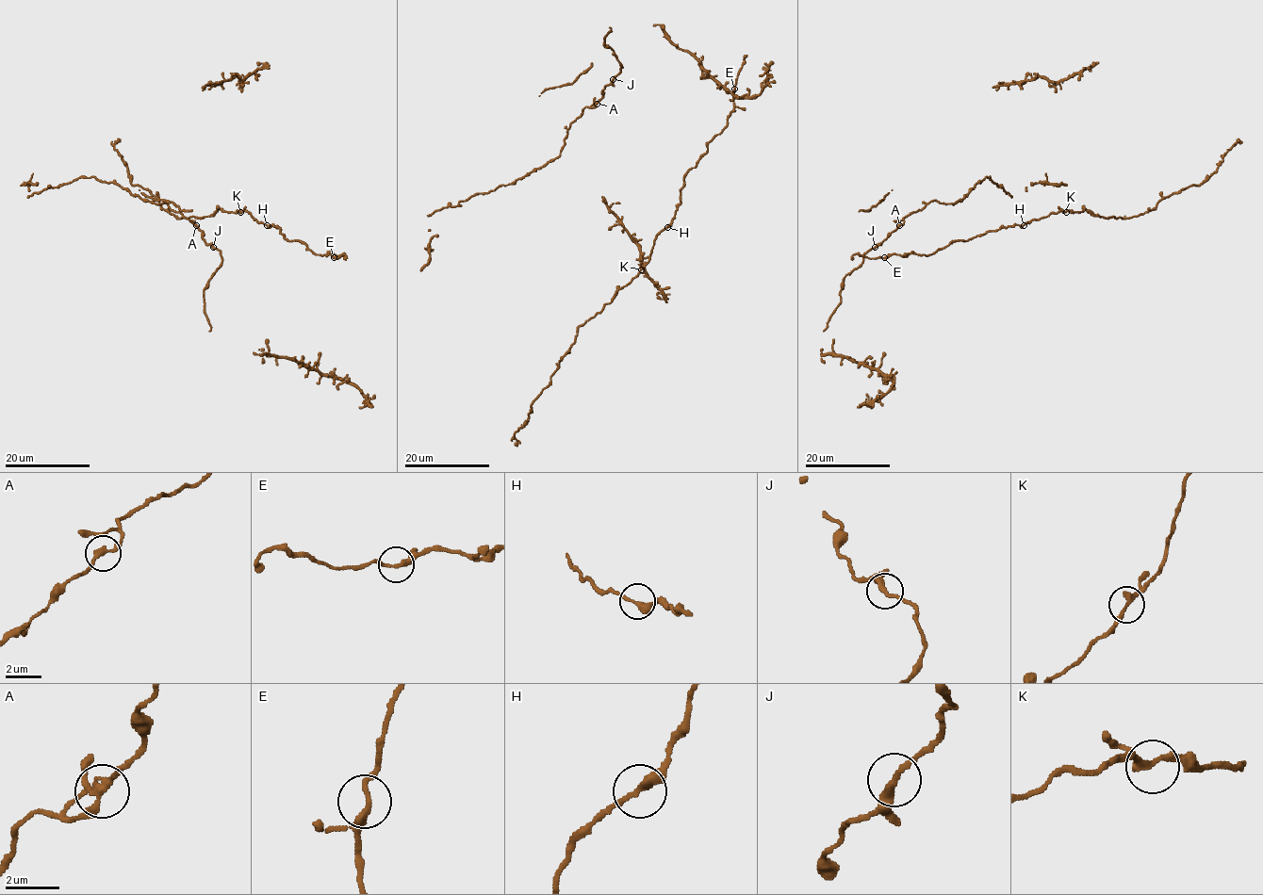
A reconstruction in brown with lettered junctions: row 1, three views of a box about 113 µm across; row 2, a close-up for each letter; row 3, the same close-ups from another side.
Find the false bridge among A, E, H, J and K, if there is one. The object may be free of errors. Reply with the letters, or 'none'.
none

